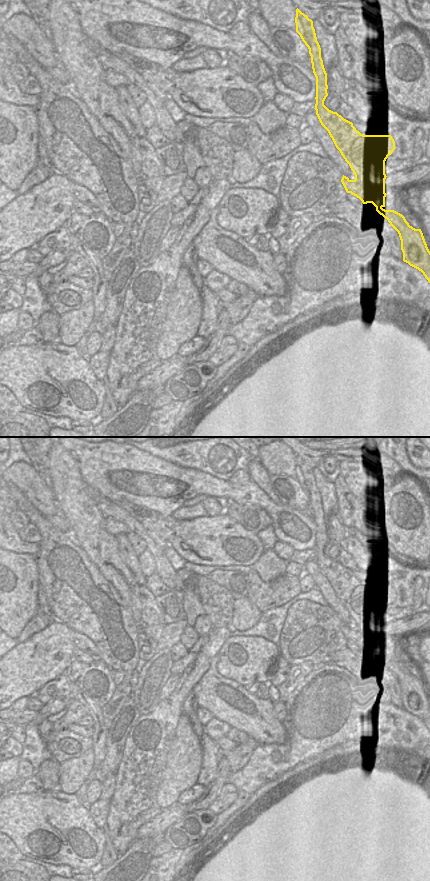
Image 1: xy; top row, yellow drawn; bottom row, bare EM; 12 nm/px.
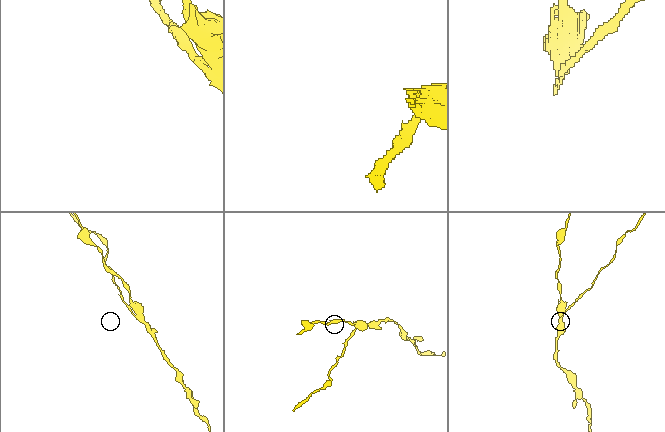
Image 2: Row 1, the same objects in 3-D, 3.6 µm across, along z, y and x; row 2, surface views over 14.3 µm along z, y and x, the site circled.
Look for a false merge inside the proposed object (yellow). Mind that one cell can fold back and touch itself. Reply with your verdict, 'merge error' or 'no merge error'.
merge error

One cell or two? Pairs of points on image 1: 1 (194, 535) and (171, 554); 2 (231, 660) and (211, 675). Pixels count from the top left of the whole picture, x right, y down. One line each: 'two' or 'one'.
1: two
2: two

